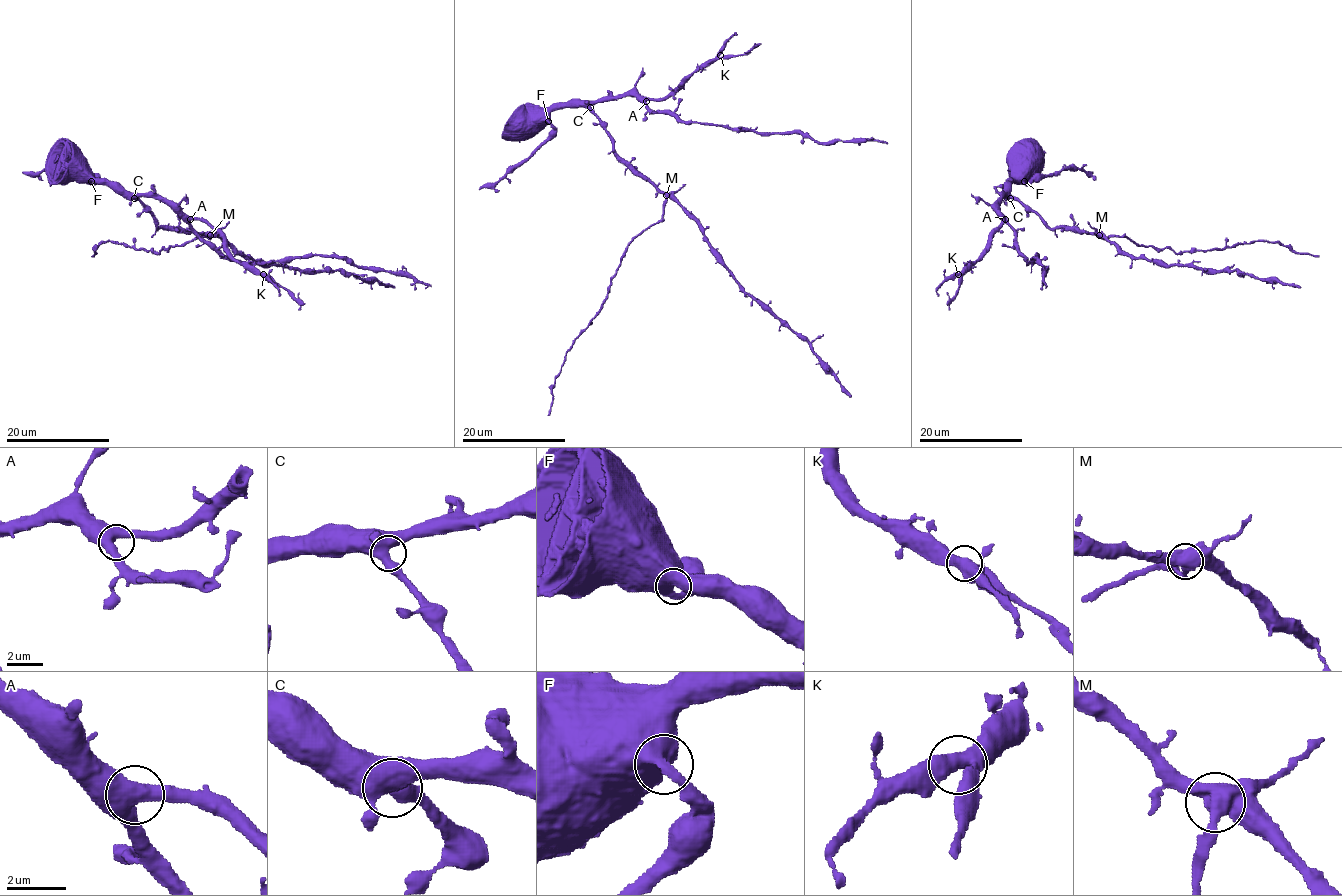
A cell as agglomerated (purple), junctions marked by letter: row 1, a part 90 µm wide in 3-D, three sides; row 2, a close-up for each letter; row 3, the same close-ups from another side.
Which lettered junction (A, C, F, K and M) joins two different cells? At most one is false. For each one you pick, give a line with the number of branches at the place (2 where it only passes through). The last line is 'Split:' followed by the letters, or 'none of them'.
M: 3
Split: M

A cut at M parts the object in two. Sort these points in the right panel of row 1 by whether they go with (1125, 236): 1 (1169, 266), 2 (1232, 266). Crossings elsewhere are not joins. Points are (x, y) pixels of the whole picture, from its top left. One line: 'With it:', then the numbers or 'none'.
With it: none

